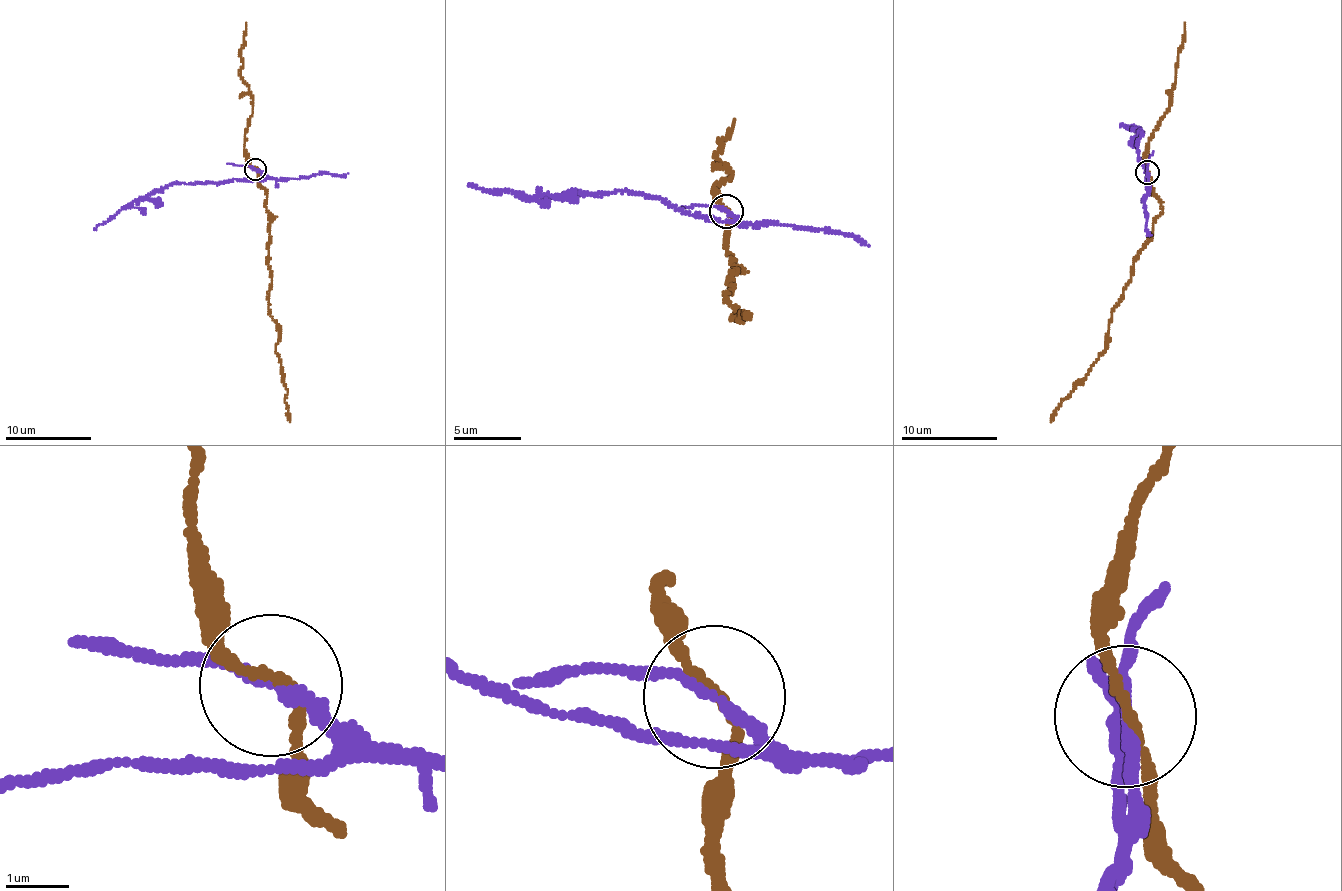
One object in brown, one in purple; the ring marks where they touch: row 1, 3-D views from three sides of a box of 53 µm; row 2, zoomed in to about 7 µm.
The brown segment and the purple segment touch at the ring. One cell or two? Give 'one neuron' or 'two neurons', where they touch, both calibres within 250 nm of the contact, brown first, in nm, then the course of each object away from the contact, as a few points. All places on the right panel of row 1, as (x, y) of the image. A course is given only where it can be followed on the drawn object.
two neurons; at (1147, 172); 130 nm thick on the brown side, 170 nm on the other; brown runs (1147, 172), (1151, 193), (1162, 214), (1133, 262), (1133, 274), (1111, 312), (1098, 359), (1061, 400), (1051, 422); purple runs (1147, 172), (1148, 185), (1147, 169), (1138, 156), (1139, 127), (1120, 126)

